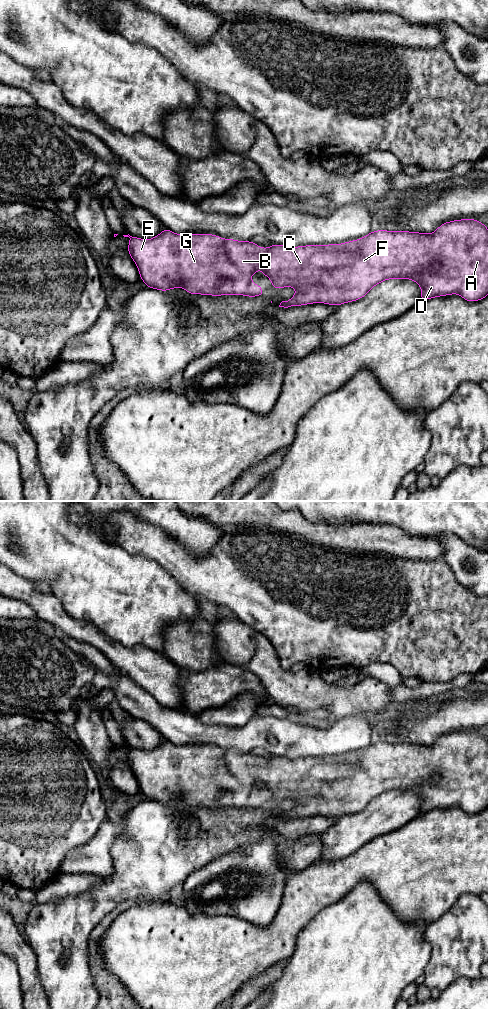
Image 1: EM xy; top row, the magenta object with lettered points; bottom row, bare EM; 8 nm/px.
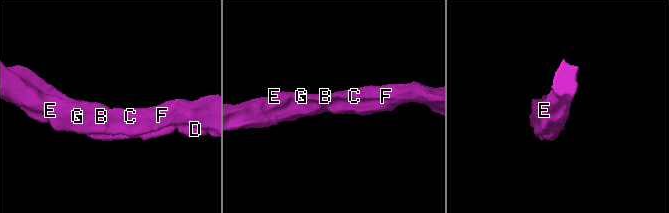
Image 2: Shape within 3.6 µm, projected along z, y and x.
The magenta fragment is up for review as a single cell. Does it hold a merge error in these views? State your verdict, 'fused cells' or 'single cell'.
single cell

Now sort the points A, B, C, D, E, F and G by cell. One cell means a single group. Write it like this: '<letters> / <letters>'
A B C D E F G

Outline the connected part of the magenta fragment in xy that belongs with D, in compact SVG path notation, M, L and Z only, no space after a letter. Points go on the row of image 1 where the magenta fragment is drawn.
M476 218L474 219L459 219L452 220L449 222L442 223L435 232L431 234L411 231L388 231L388 230L377 230L371 231L368 235L357 239L351 240L340 244L327 244L327 245L304 245L297 247L288 247L281 244L272 244L268 248L261 248L258 244L252 241L238 241L235 239L225 239L217 236L216 234L176 234L170 229L165 228L161 233L152 239L142 239L132 237L129 234L123 235L129 237L128 253L132 260L136 264L139 276L146 285L146 287L157 289L160 291L167 292L170 289L182 287L187 293L191 295L211 295L219 297L221 295L242 295L247 297L258 297L264 294L264 289L255 284L249 278L256 274L256 270L262 270L263 275L268 277L272 283L270 288L283 289L287 286L291 286L296 289L296 294L287 301L282 301L279 307L288 308L291 306L303 306L314 303L323 303L327 305L340 306L344 303L357 301L367 295L367 293L377 284L388 280L388 279L409 279L419 284L422 292L420 295L420 301L425 301L435 297L448 296L452 294L459 294L464 300L468 302L475 302L483 300L488 296L488 228L487 225L479 222Z

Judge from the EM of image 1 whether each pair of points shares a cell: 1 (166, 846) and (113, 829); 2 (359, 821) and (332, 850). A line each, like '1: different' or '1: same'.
1: different
2: same

